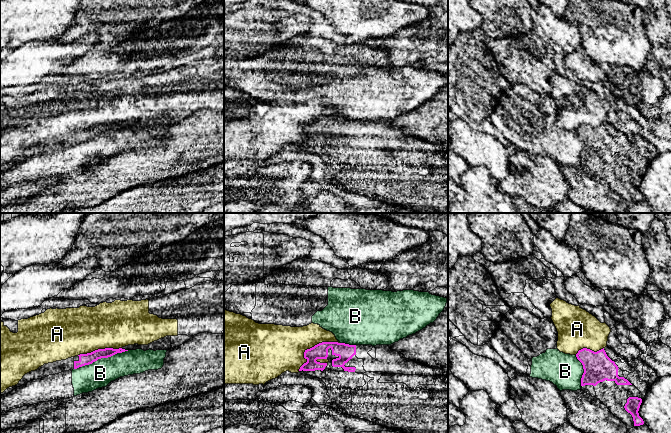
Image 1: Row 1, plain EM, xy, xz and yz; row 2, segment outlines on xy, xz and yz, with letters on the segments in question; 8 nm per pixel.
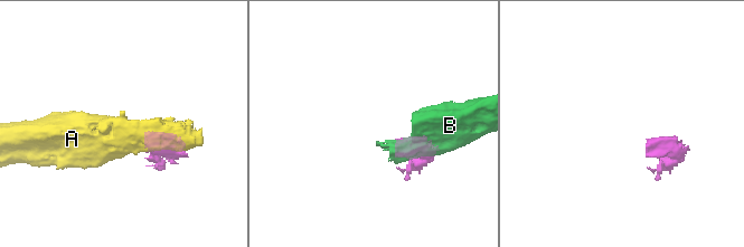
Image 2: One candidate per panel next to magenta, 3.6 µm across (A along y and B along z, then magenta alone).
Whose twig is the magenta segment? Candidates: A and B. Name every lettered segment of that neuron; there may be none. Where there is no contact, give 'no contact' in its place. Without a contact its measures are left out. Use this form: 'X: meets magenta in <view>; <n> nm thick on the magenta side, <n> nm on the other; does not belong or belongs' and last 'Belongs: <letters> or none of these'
A: meets magenta in xz; 130 nm thick on the magenta side, 360 nm on the other; does not belong
B: meets magenta in xy; 100 nm thick on the magenta side, 220 nm on the other; does not belong
Belongs: none of these

